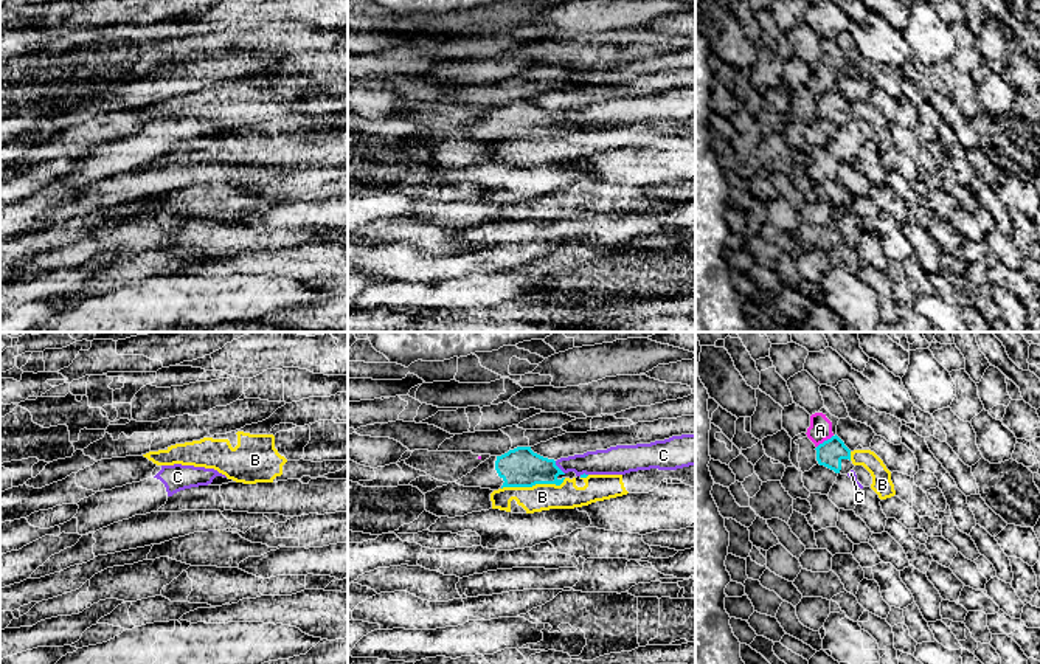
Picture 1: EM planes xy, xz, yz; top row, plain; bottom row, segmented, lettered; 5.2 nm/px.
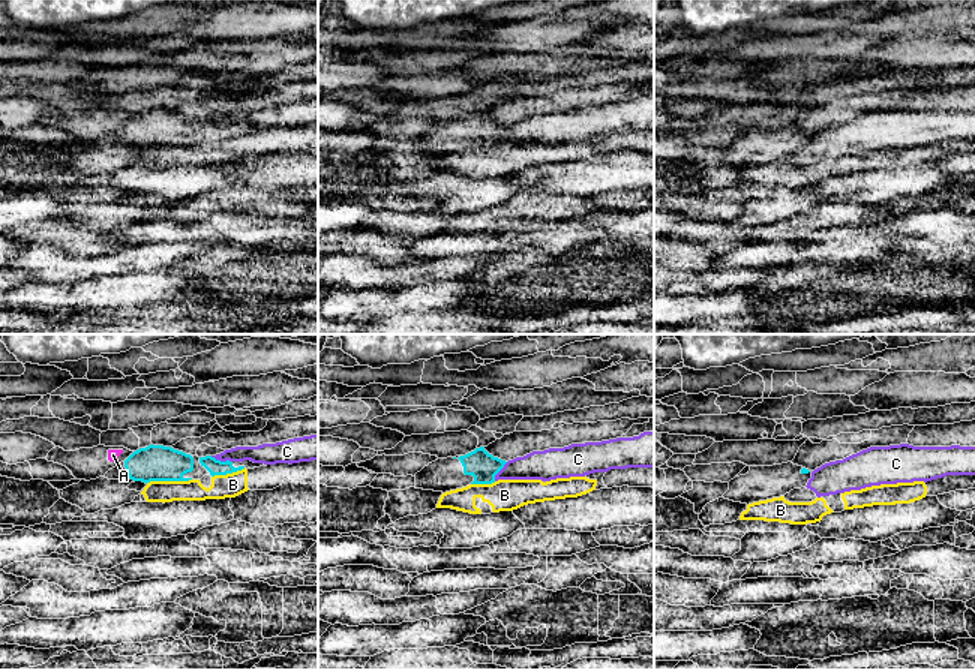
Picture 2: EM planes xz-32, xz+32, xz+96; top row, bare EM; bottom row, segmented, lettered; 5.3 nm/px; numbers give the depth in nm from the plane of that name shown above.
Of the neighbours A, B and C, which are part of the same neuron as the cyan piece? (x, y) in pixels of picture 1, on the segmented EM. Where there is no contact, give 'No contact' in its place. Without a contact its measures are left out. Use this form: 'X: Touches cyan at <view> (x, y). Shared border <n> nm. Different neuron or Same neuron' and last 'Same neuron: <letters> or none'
A: Touches cyan at yz (825, 441). Shared border 110 nm. Different neuron
B: Touches cyan at xz (533, 484). Shared border 340 nm. Different neuron
C: Touches cyan at xz (558, 467). Shared border 90 nm. Different neuron
Same neuron: none

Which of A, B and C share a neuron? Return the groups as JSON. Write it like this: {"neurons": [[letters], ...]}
{"neurons": [["A"], ["B"], ["C"]]}

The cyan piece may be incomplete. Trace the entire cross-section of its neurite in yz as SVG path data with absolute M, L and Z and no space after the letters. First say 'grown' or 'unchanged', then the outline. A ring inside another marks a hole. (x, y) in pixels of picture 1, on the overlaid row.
grown; M837 434L820 444L815 450L818 464L835 473L848 475L855 467L851 461L851 450Z

